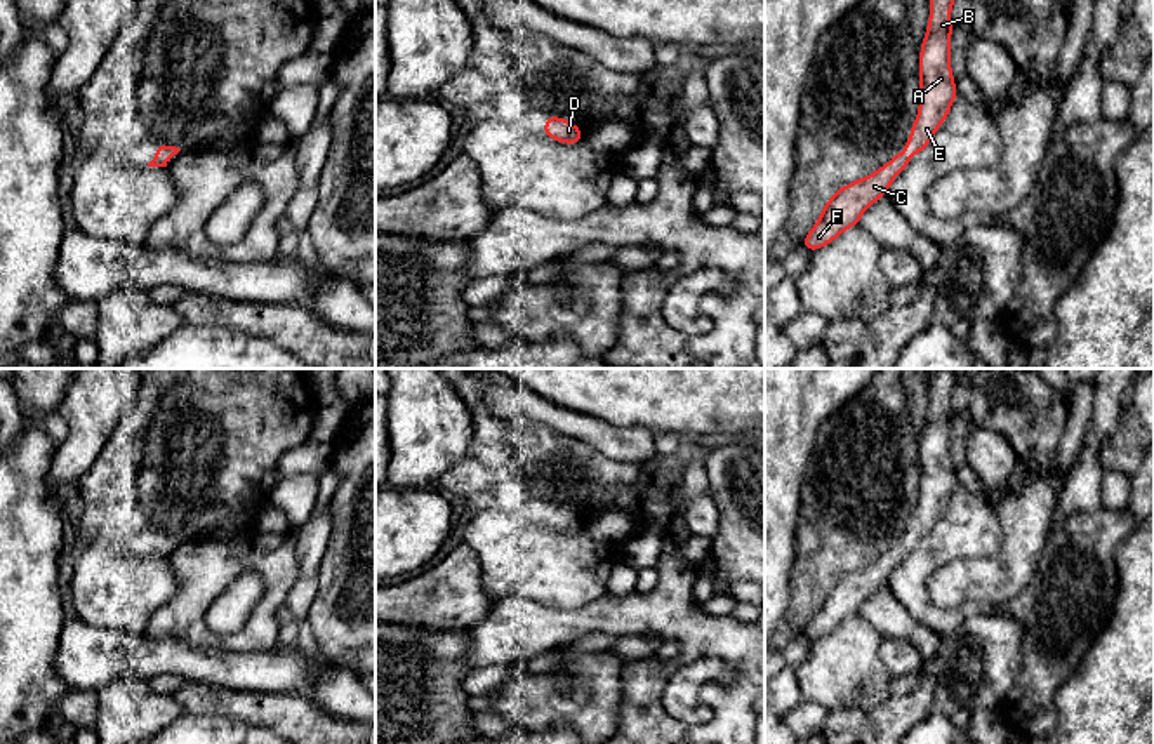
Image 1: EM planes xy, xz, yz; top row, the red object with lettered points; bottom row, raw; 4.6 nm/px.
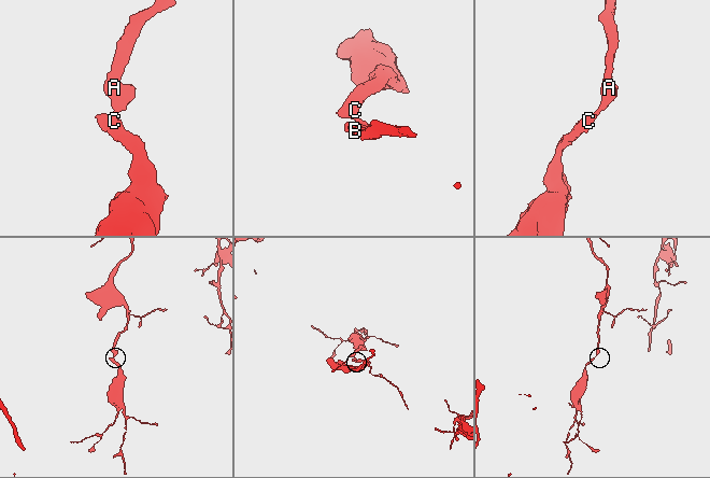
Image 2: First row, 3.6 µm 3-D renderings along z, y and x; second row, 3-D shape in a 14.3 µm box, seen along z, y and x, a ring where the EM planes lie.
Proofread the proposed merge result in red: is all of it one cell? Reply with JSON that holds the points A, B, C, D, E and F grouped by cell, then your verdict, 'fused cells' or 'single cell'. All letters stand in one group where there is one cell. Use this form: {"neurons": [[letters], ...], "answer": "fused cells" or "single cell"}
{"neurons": [["A", "B", "C", "D", "E", "F"]], "answer": "single cell"}

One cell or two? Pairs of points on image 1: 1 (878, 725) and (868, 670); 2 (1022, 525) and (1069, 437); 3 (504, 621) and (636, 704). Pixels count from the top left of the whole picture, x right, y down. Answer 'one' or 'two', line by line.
1: two
2: two
3: one

